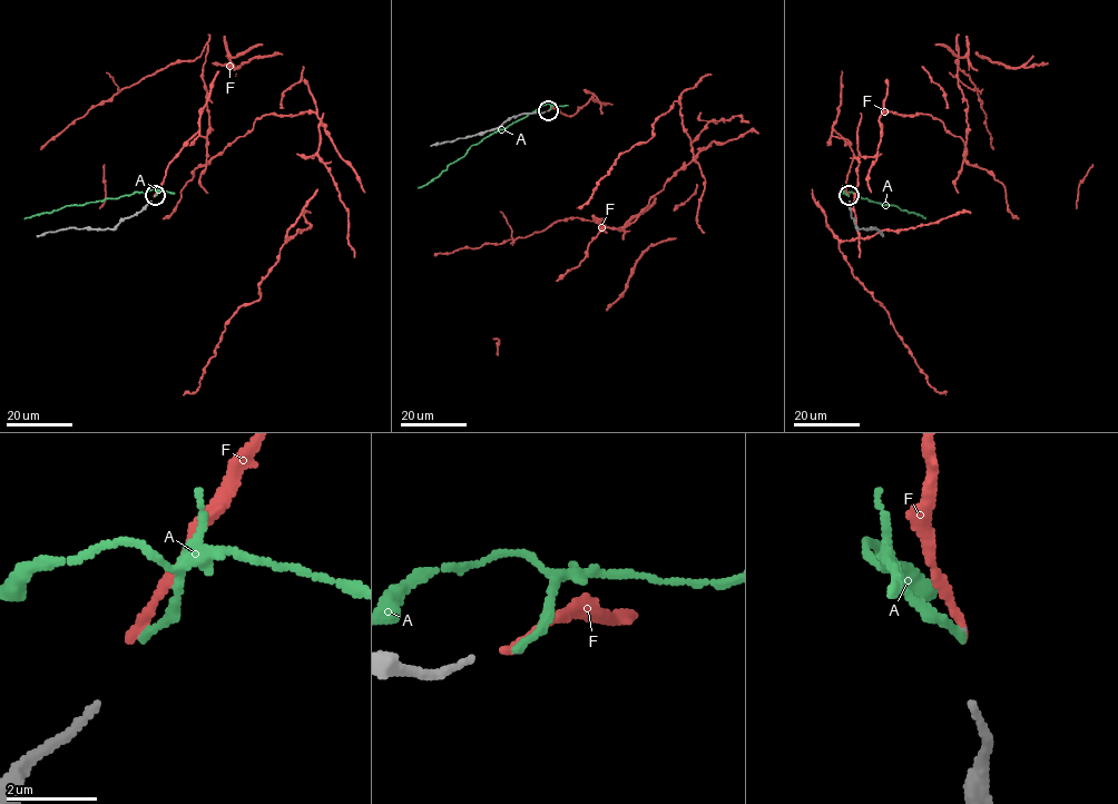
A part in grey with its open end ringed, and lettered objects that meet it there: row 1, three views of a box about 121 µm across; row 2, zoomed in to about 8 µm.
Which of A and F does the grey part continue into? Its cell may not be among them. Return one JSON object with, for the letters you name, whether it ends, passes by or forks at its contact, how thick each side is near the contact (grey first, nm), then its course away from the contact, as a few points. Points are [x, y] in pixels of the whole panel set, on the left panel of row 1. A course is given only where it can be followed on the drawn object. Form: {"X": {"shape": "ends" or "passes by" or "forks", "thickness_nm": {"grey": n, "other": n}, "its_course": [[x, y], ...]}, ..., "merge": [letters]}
{"F": {"shape": "ends", "thickness_nm": {"grey": 50, "other": 200}}, "merge": ["F"]}

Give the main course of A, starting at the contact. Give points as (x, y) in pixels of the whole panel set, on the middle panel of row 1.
A: (548, 110), (549, 104), (541, 105), (490, 134), (418, 188)

